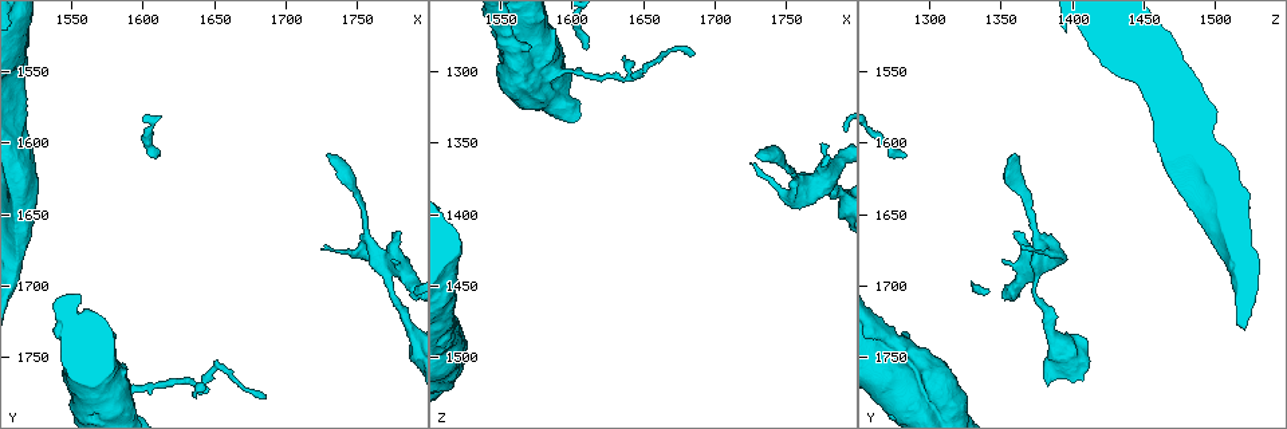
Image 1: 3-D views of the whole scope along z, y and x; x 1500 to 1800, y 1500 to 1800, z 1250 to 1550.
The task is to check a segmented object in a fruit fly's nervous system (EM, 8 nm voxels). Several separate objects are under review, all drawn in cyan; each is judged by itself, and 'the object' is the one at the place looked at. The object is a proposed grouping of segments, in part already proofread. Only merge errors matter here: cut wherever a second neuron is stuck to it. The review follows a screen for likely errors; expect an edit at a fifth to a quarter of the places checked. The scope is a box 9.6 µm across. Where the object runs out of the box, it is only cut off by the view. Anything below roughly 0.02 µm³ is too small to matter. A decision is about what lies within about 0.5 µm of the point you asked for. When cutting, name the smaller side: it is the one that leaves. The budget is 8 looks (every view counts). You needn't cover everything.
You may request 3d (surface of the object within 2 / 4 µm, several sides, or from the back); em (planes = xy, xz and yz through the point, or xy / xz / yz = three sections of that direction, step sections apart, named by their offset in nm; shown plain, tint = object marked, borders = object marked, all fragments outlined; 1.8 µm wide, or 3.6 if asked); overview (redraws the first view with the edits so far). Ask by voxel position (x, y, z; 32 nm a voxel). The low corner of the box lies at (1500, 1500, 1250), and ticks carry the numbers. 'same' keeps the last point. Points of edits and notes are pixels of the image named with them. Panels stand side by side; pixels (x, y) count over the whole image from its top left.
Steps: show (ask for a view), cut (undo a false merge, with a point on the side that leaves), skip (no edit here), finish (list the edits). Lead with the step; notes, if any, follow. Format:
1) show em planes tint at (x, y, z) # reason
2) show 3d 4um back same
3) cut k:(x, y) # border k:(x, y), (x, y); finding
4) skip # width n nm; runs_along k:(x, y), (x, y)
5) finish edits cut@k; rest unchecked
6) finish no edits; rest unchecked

show em xz step 16 plain at (1640, 1770, 1304) # sharp bend

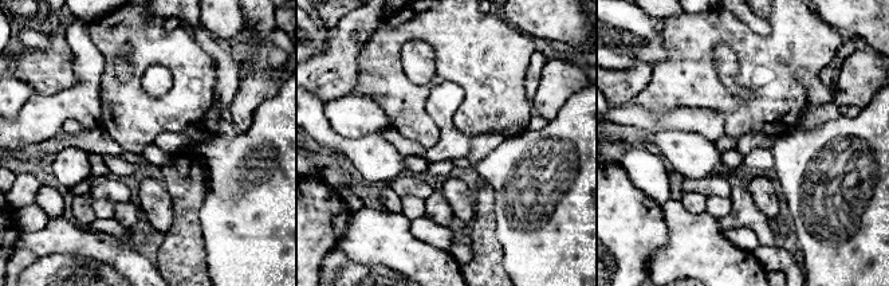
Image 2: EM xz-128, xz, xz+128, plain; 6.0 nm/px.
show em xz step 16 borders same # see the neighbours

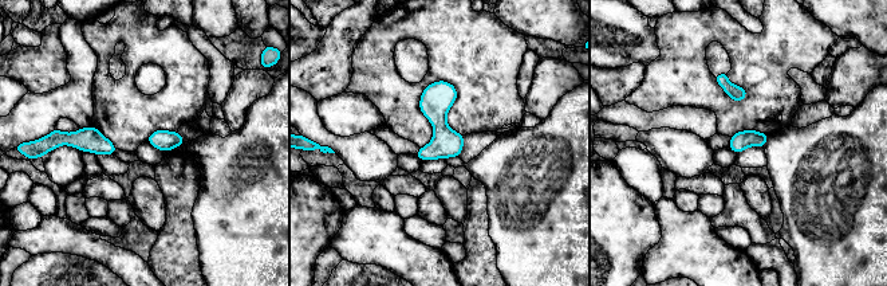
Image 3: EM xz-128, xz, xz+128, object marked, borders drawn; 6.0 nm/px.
skip # all the same neuron

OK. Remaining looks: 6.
show 3d 4um at (1562, 1746, 1282) # thick turns thin

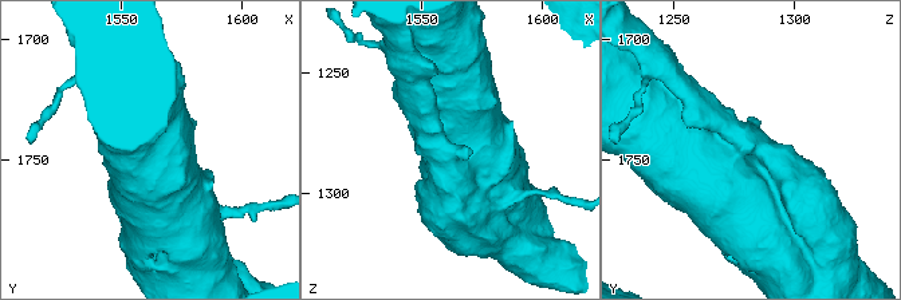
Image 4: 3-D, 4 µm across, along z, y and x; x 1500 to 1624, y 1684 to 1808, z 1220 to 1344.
show em 3.6um planes tint at (1562, 1746, 1283) # need the tissue

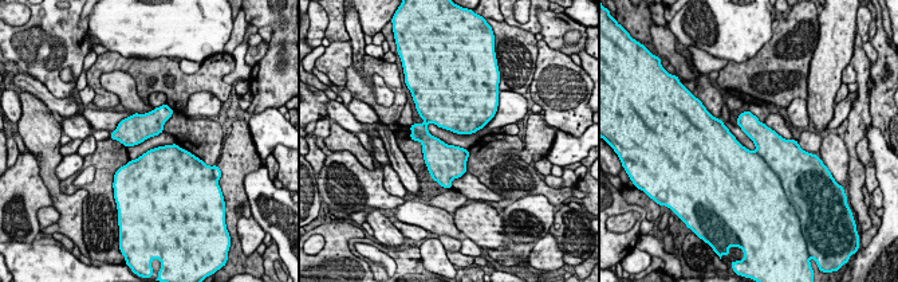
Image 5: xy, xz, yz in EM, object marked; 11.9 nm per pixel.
cut 5:(751, 176) # border 5:(755, 152), (779, 177); a second neuron is stuck on

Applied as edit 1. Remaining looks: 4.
show overview

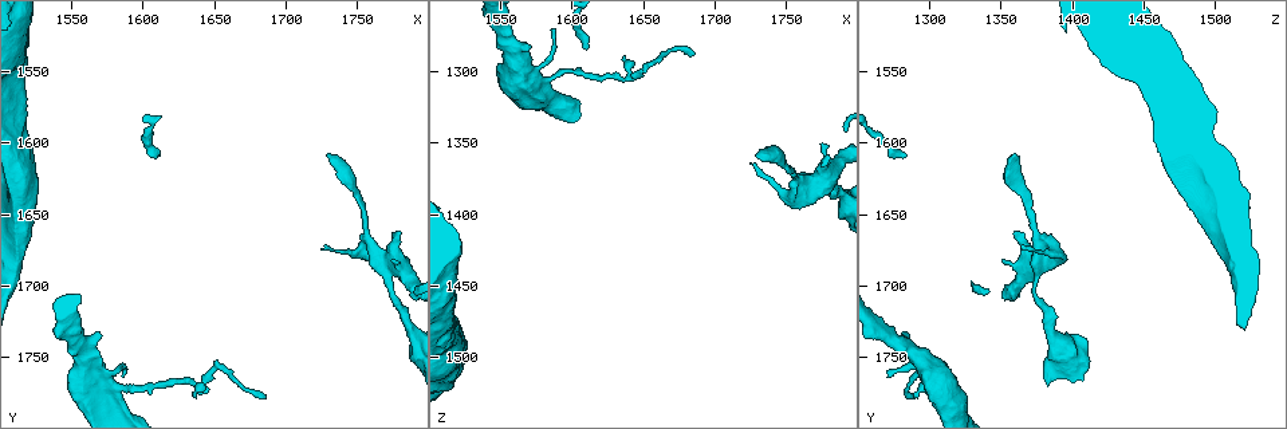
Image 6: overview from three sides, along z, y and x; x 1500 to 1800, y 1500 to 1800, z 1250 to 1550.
show em 3.6um yz step 8 tint at (1748, 1634, 1366) # sudden change in width

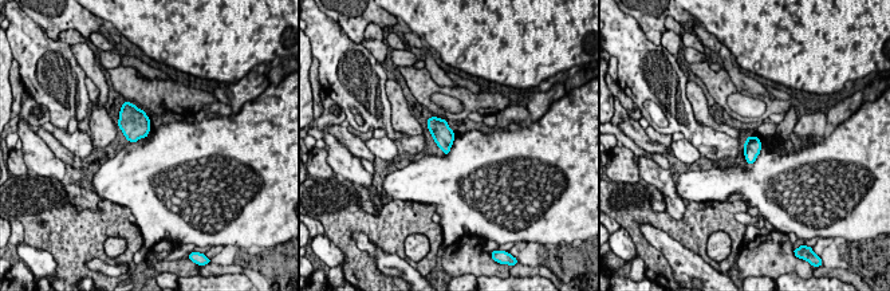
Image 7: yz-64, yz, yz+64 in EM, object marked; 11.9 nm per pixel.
skip # one neuron here

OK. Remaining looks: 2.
finish edits cut@5; rest unchecked

